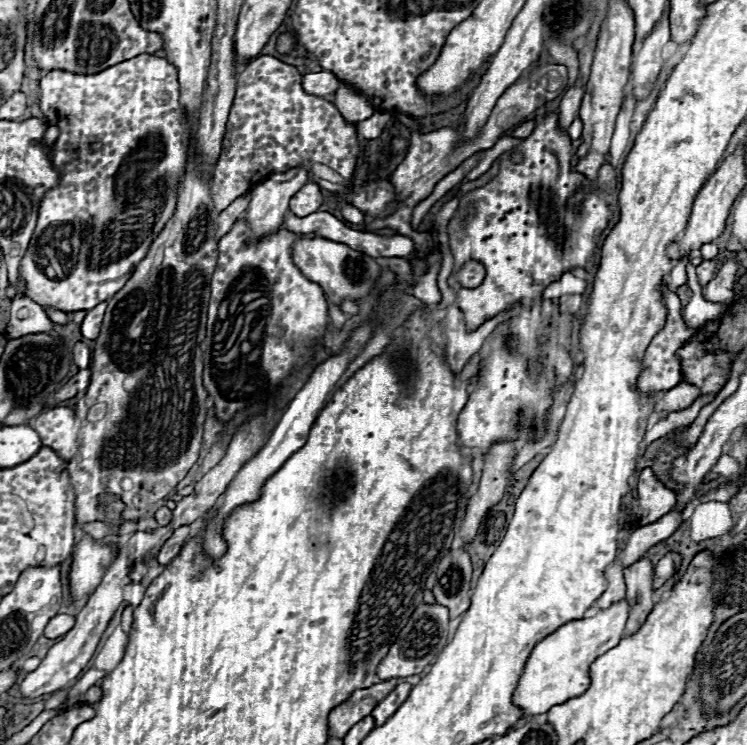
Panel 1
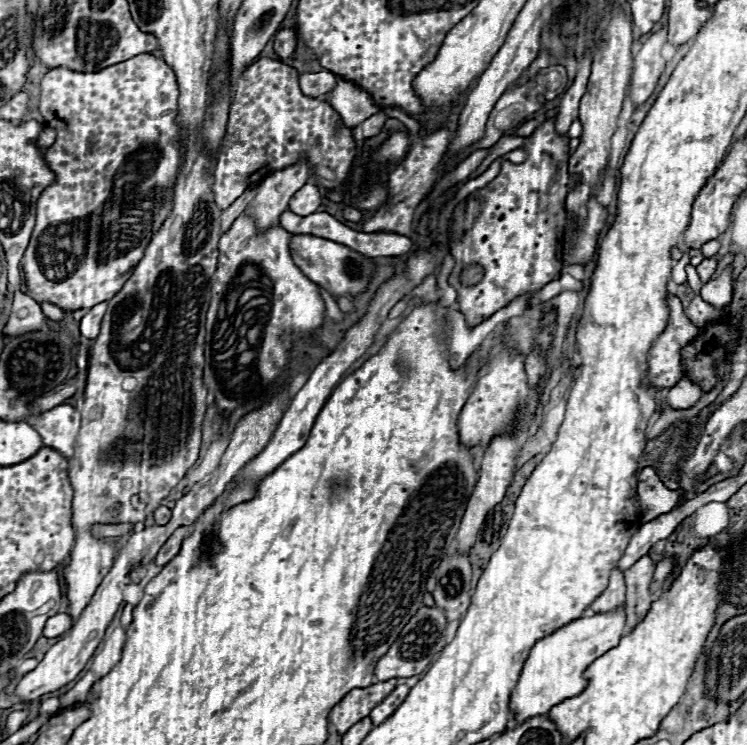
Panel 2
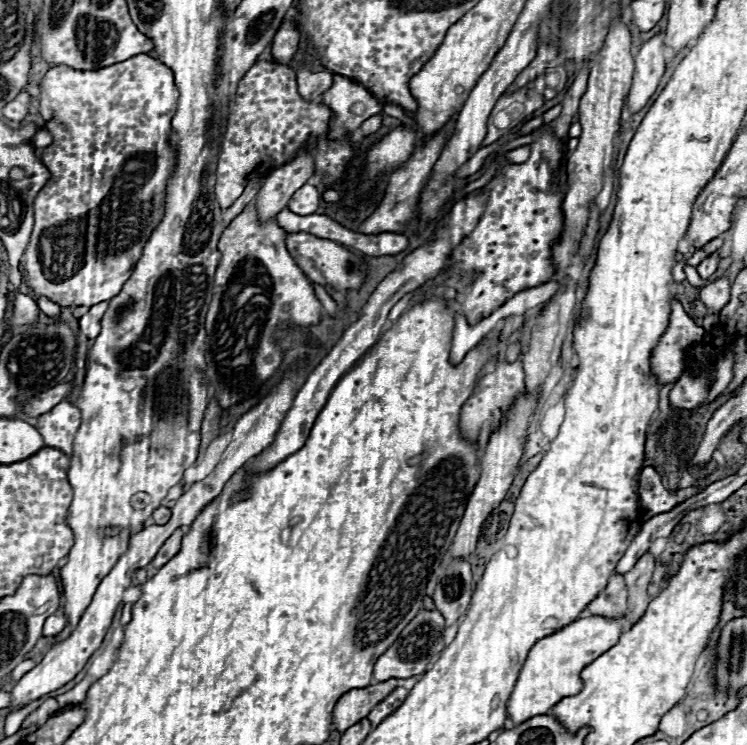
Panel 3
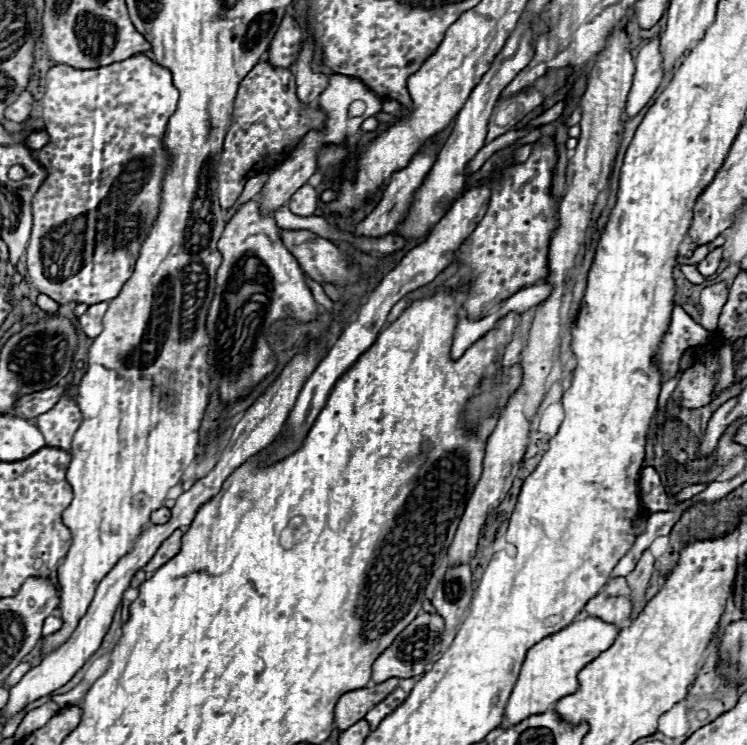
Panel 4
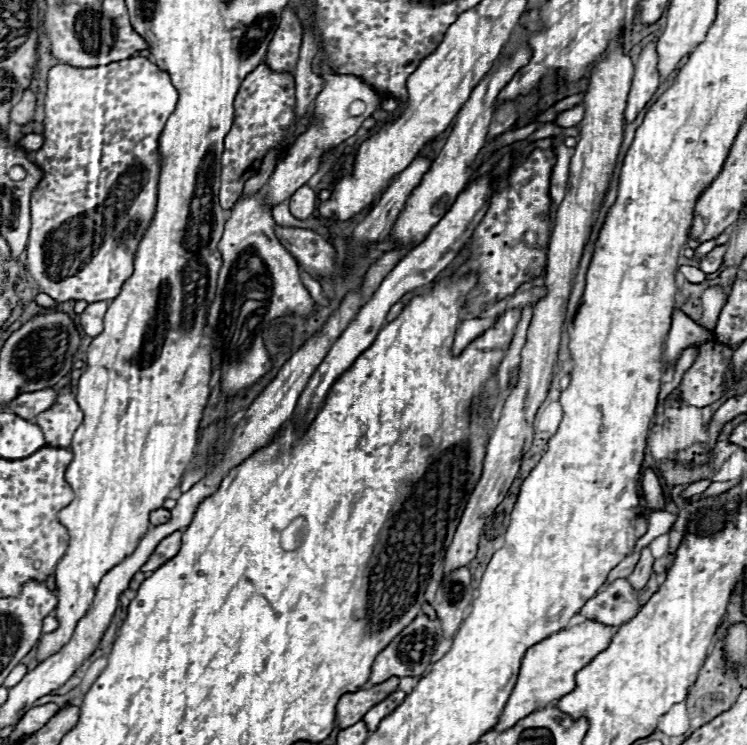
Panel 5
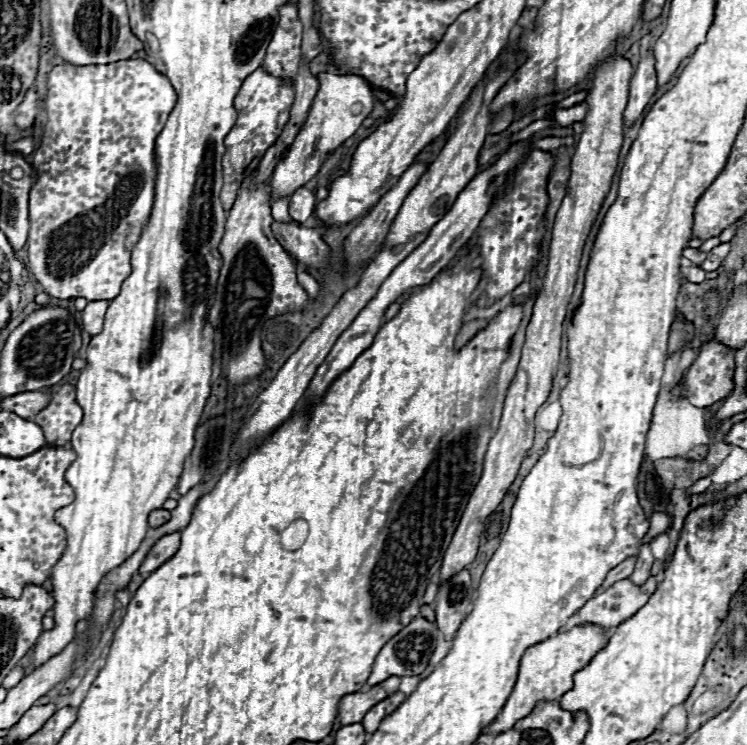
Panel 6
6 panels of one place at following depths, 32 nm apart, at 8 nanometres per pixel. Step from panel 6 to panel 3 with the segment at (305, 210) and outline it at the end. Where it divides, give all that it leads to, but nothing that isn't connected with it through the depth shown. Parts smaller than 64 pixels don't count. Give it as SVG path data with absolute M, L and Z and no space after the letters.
M304 184L294 196L292 200L288 202L288 208L294 212L294 214L300 214L300 216L308 216L308 214L314 214L320 206L320 192L316 190L316 186L312 184Z

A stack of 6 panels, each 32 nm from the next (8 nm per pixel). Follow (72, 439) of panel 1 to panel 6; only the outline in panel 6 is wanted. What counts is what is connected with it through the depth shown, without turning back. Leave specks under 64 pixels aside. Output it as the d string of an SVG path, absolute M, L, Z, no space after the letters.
M62 384L50 386L48 390L52 392L52 402L34 416L34 422L40 424L50 446L66 446L82 420L82 408L76 404L74 386Z

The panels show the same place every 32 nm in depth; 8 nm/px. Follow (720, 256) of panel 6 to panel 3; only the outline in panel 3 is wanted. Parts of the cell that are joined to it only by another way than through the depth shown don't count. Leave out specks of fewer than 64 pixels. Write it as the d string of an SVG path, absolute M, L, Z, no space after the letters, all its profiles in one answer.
M714 252L712 256L704 258L704 260L698 264L698 274L702 276L702 280L708 280L708 278L710 278L710 276L716 272L718 260L720 260L720 252Z

